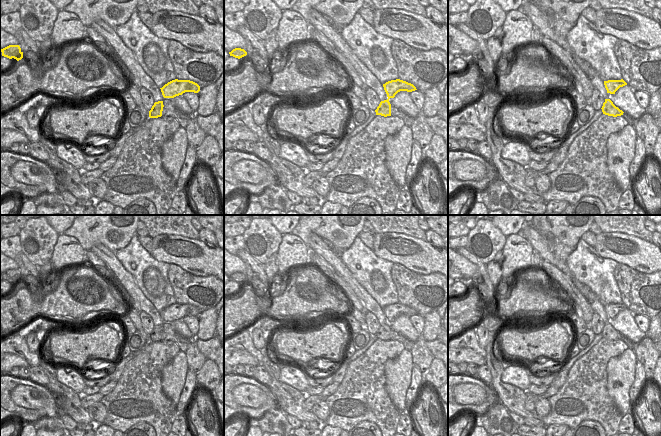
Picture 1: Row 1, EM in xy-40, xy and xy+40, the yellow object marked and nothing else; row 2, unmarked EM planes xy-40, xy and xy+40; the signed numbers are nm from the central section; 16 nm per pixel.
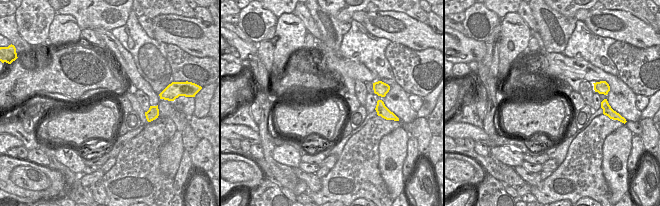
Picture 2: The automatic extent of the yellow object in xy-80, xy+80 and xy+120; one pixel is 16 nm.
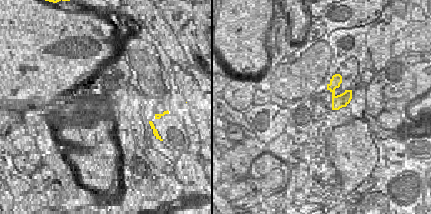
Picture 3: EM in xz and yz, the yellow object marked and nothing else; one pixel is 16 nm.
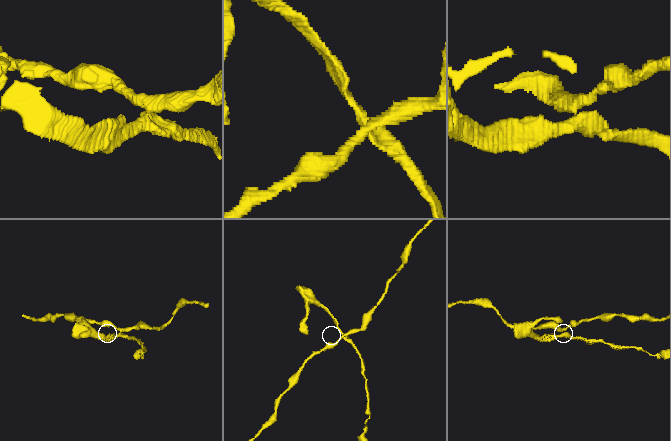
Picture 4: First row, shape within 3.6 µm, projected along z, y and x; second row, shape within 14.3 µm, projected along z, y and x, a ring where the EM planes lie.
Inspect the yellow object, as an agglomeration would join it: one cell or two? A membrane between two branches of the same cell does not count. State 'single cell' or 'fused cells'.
single cell

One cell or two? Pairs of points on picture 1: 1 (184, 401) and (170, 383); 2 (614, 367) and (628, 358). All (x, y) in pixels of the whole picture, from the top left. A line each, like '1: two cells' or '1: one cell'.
1: two cells
2: one cell

